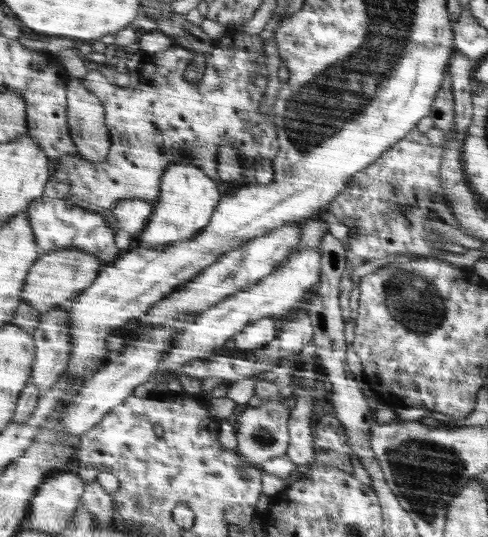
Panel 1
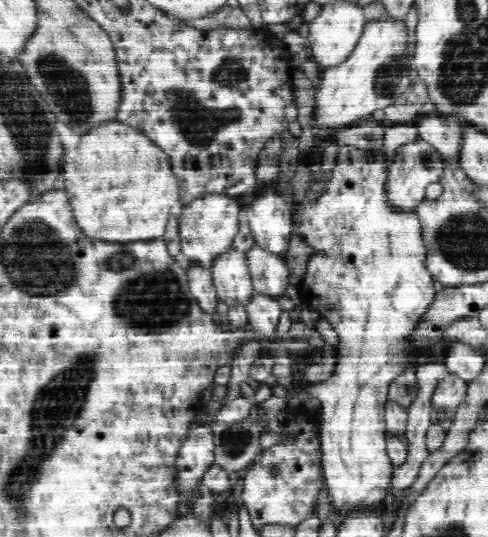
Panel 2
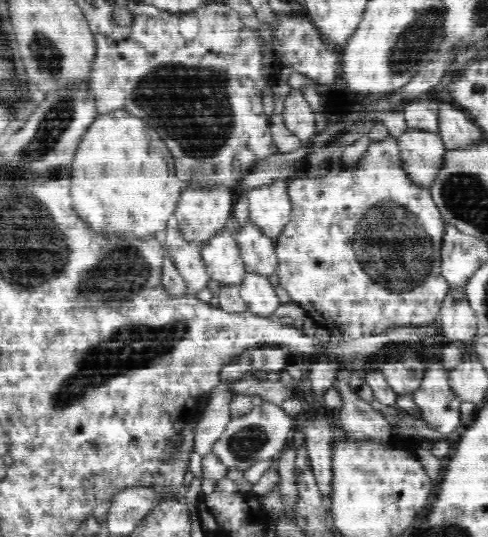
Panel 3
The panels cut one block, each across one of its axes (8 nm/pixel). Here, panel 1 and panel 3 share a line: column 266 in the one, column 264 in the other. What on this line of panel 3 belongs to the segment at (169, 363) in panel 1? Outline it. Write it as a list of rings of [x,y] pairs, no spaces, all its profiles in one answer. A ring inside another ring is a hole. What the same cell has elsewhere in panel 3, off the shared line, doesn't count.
[[[247,272],[238,287],[247,310],[252,314],[274,316],[274,311],[281,305],[267,276]]]

